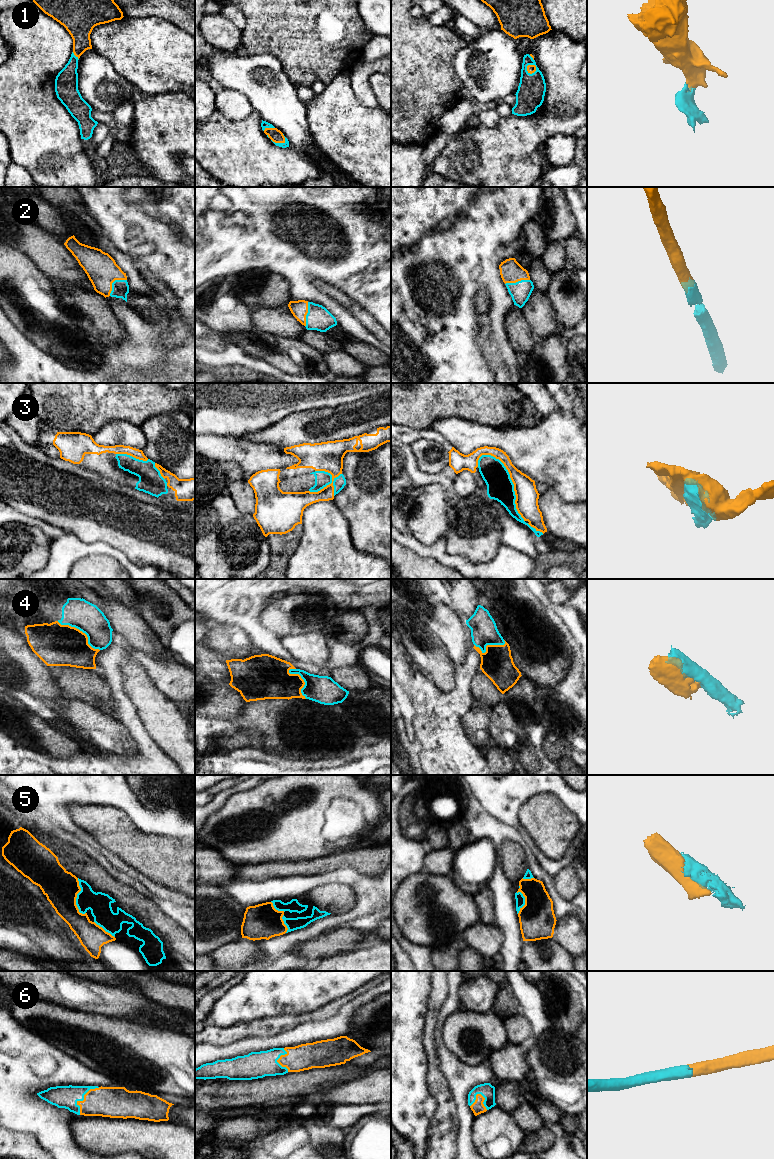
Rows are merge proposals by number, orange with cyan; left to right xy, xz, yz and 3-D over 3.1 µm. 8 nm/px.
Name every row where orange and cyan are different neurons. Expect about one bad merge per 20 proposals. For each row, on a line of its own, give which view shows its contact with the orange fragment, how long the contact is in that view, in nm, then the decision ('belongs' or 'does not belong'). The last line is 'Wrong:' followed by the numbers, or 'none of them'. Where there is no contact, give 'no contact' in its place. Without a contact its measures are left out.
1: contact in yz; length 90 nm; belongs
2: contact in xy; length 190 nm; belongs
3: contact in yz; length 650 nm; belongs
4: contact in xy; length 420 nm; belongs
5: contact in xy; length 300 nm; belongs
6: contact in xy; length 280 nm; belongs
Wrong: none of them

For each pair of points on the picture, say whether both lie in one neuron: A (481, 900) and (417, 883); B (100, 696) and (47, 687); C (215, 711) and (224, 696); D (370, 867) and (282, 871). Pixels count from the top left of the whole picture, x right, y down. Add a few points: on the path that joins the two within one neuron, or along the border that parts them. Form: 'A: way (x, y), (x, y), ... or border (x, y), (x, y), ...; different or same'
A: border (473, 896), (479, 919); different
B: border (50, 668), (55, 682), (64, 694); different
C: way (215, 707), (220, 700); same
D: way (348, 861), (334, 861), (318, 866), (304, 867); same

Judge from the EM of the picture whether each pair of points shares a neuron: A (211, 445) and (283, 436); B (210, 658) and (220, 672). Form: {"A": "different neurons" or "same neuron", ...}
{"A": "different neurons", "B": "same neuron"}

